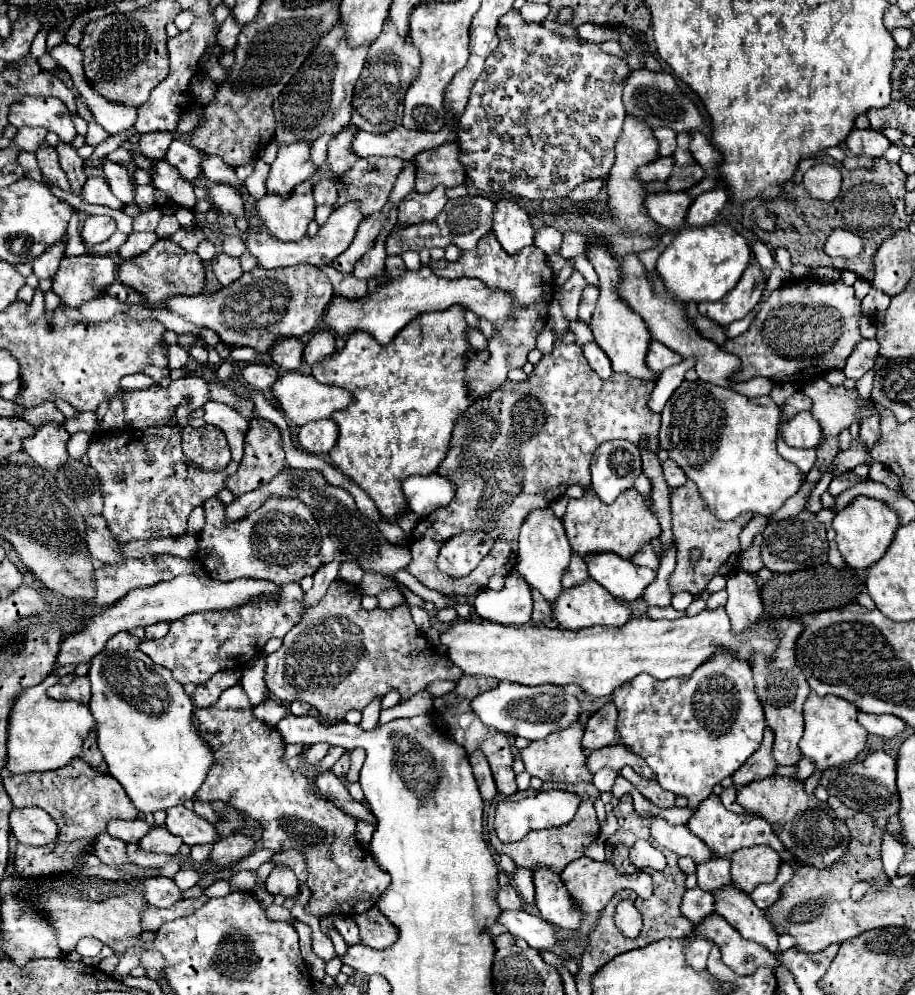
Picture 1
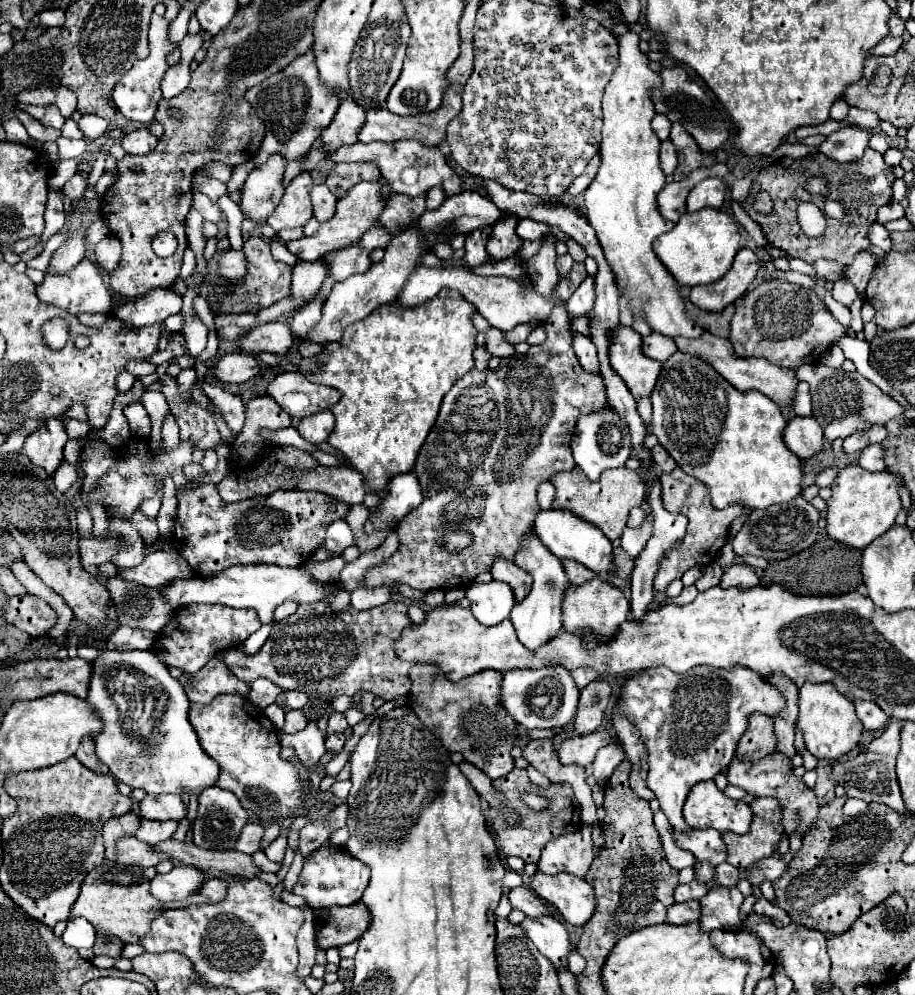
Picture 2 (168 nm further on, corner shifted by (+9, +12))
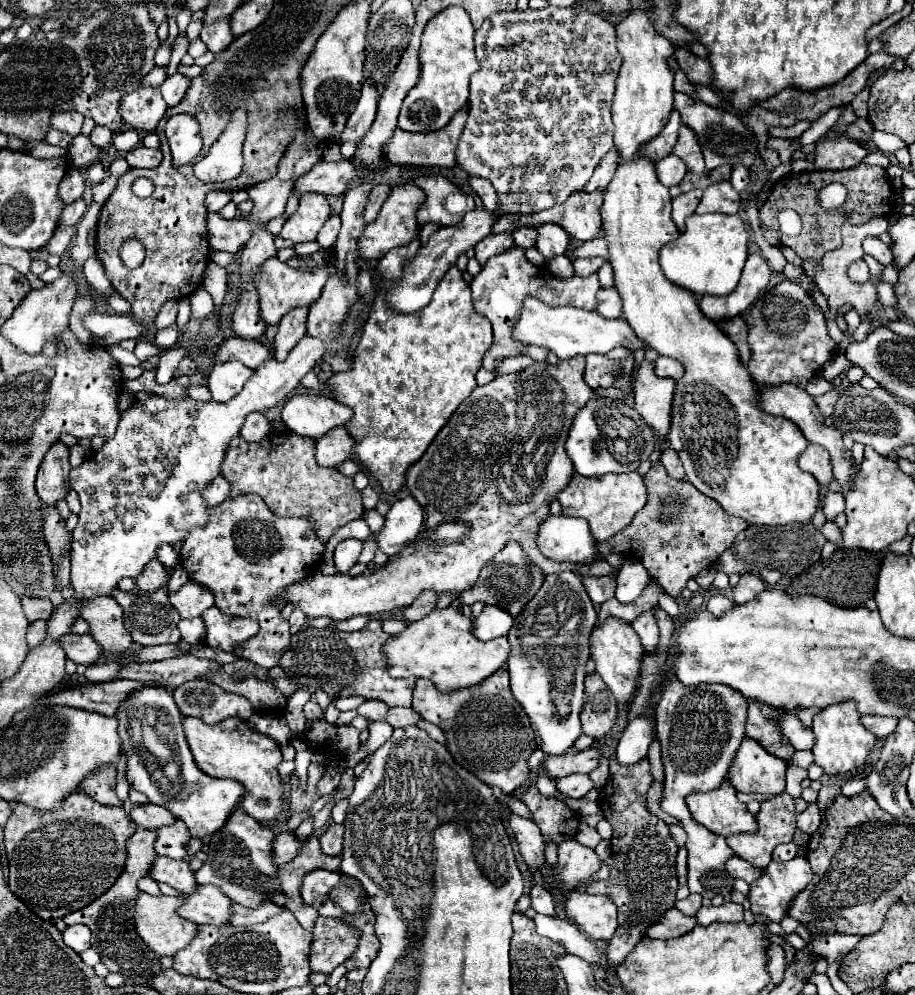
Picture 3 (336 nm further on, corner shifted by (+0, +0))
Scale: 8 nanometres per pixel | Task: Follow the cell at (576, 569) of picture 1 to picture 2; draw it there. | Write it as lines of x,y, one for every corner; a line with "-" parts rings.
562,560
562,564
564,564
564,570
566,570
566,574
568,574
568,578
572,580
574,586
580,586
580,584
594,580
598,576
596,572
588,570
584,564
580,564
576,560

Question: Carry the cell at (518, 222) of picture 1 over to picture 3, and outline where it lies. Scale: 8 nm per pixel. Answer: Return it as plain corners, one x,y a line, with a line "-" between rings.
511,246
503,254
489,258
483,270
471,282
475,310
483,314
485,318
489,318
489,322
493,324
493,344
483,358
483,368
495,370
497,358
517,356
523,350
523,346
511,338
511,330
513,330
513,324
517,322
517,316
521,314
521,304
525,296
539,298
541,302
549,306
579,306
583,310
595,310
595,304
597,304
595,294
599,288
601,284
597,280
597,274
587,276
587,278
571,276
569,280
557,278
546,268
533,266
525,258
525,250
521,250
519,246

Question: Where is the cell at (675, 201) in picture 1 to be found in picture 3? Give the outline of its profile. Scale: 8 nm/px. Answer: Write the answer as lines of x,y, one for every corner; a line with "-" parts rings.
691,190
673,198
673,222
677,224
679,232
685,232
685,218
689,218
695,212
701,194
703,194
701,190

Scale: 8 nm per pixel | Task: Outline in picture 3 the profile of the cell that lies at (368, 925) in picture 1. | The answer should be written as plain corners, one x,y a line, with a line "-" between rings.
319,916
313,928
311,944
311,970
331,974
339,964
343,964
359,946
361,930
349,926
343,918

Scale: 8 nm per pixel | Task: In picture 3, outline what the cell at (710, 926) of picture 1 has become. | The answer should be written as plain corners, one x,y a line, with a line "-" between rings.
673,908
661,918
659,924
655,924
651,928
649,936
651,938
661,938
661,940
665,940
665,938
679,938
679,936
691,932
695,926
697,926
697,918
695,916
689,918
689,916
681,914
677,908

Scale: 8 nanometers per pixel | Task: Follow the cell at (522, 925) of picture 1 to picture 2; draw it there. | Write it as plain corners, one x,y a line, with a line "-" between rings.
542,916
542,918
524,918
522,926
528,938
554,964
554,968
568,970
568,954
572,952
572,944
568,930
562,922
558,922
552,916

